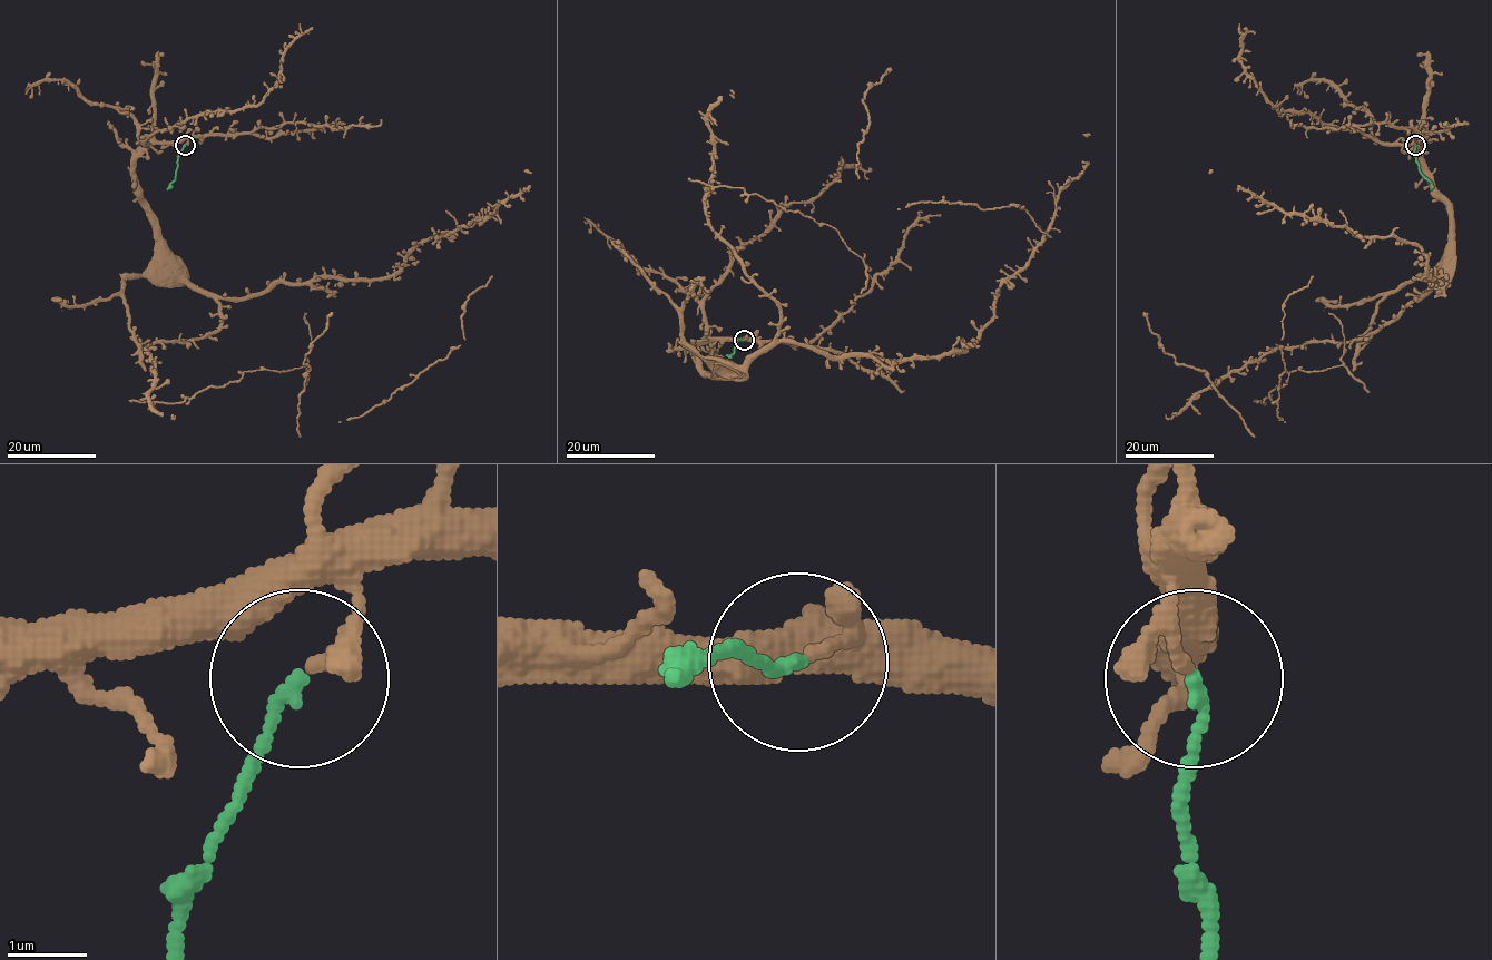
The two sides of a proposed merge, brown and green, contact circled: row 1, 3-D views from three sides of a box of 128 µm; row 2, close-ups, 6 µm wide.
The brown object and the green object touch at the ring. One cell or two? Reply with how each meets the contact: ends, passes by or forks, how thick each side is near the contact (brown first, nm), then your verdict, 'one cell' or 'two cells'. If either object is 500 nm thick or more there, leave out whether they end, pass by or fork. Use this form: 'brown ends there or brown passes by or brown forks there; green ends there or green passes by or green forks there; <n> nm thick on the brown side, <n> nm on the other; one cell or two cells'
brown passes by; green ends there; 110 nm thick on the brown side, 140 nm on the other; two cells

